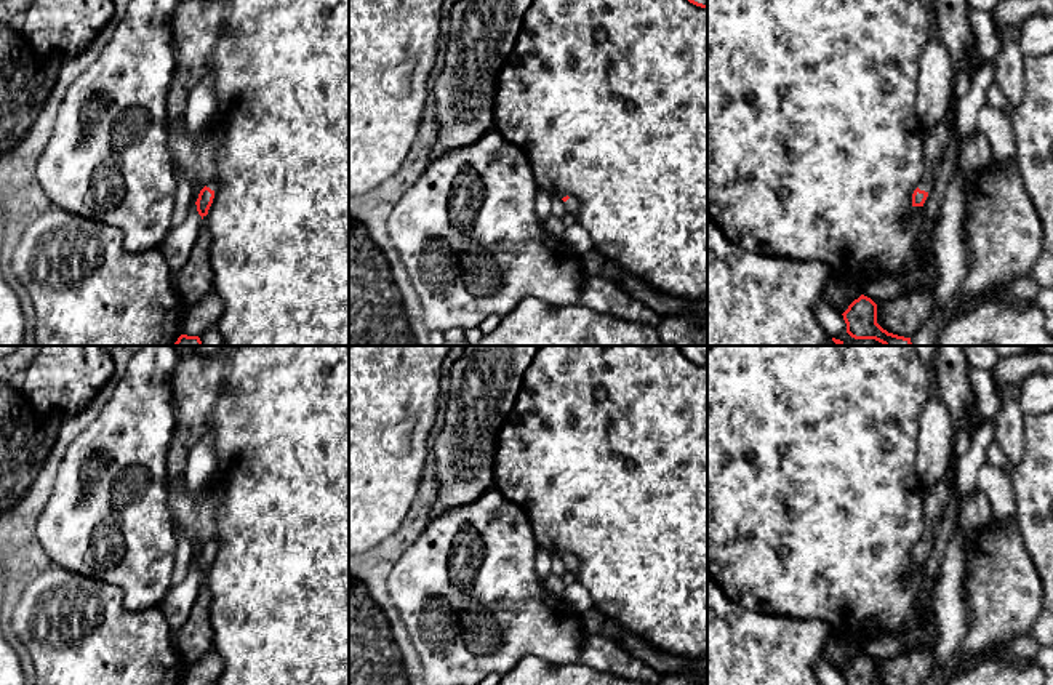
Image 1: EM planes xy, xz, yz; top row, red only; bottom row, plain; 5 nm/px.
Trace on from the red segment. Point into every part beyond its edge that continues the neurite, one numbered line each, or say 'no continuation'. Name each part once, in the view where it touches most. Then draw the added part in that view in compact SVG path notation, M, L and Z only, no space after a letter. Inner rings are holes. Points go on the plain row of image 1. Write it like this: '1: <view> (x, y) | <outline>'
1: yz (935, 500) | M947 466L946 474L936 483L935 488L925 490L923 495L923 536L919 541L919 547L930 551L936 541L939 523L949 499L949 495L955 490L957 466Z

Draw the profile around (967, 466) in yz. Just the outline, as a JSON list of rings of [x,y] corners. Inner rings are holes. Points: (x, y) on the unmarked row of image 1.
[[[984,423],[975,431],[970,450],[957,461],[957,483],[955,493],[959,503],[971,495],[976,488],[976,474],[986,463],[986,450],[995,439],[995,424]]]

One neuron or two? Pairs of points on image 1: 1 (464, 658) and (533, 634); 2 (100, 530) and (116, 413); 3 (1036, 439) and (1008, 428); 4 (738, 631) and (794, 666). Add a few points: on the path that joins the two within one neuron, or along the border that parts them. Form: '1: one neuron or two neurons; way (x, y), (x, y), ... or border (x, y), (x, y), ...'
1: one neuron; way (482, 658), (496, 656), (516, 637)
2: one neuron; way (103, 501), (103, 464), (116, 452), (116, 442)
3: two neurons; border (1024, 415), (1024, 450), (1021, 460), (1012, 469)
4: one neuron; way (752, 645), (773, 666), (780, 666)

